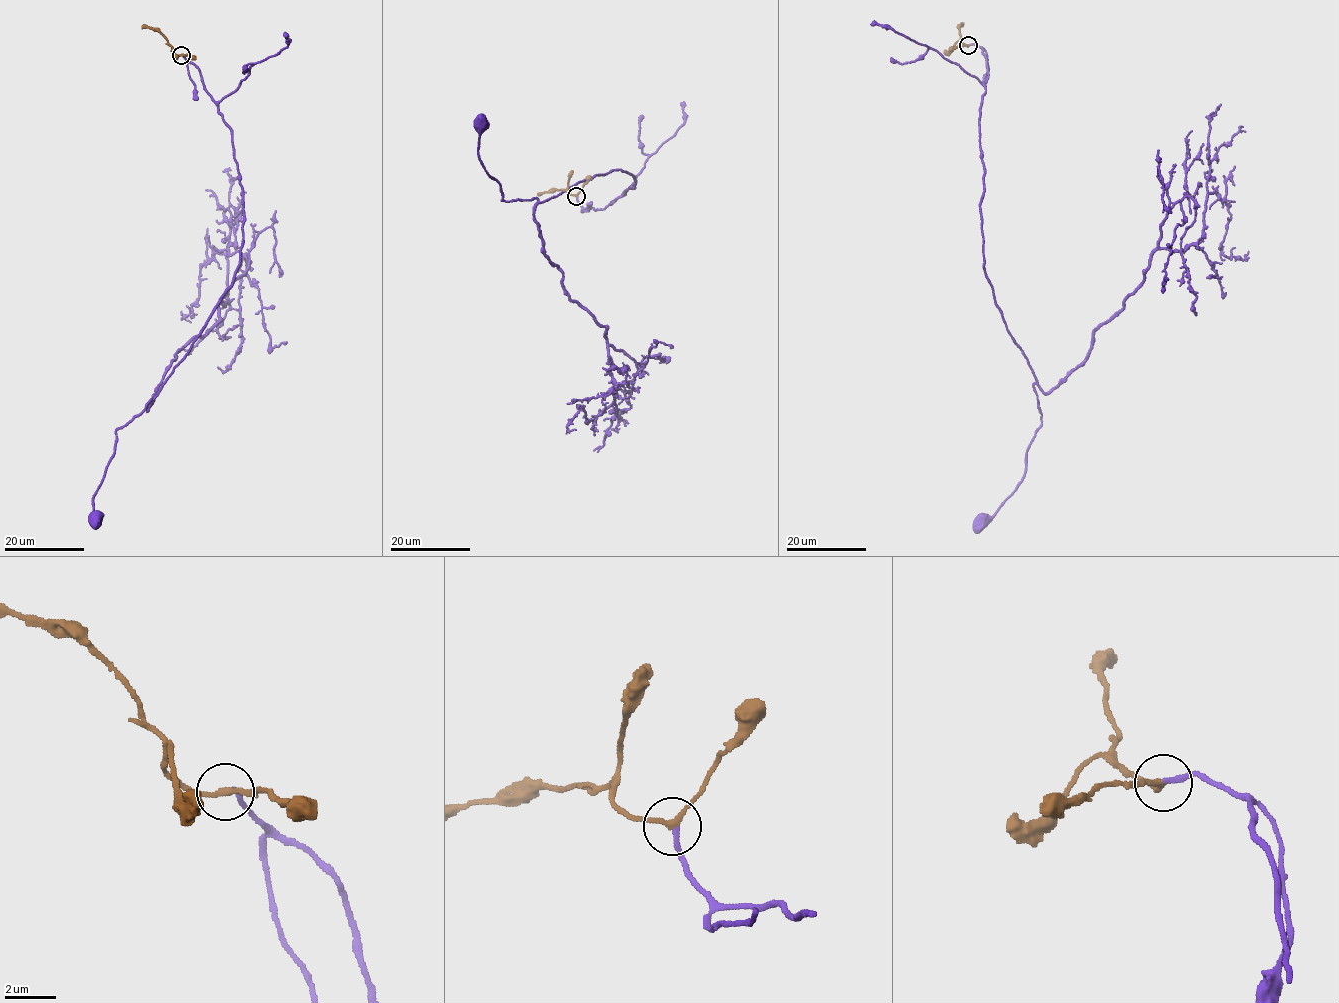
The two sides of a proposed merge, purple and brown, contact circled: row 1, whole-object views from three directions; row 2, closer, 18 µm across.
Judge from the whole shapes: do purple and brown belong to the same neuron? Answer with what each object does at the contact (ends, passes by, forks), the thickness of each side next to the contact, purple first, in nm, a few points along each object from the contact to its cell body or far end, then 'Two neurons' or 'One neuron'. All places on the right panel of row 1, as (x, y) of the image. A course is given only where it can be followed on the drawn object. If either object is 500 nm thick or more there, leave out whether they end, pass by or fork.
At the ring purple ends. At the ring brown passes by. Thickness 200 nm (purple) against 200 nm. Course of purple: (969, 45), (981, 48), (988, 78), (980, 109), (985, 274), (1034, 376), (1041, 412), (1016, 488), (980, 518). Course of brown: (969, 45), (961, 39), (959, 26), (963, 24). One neuron

